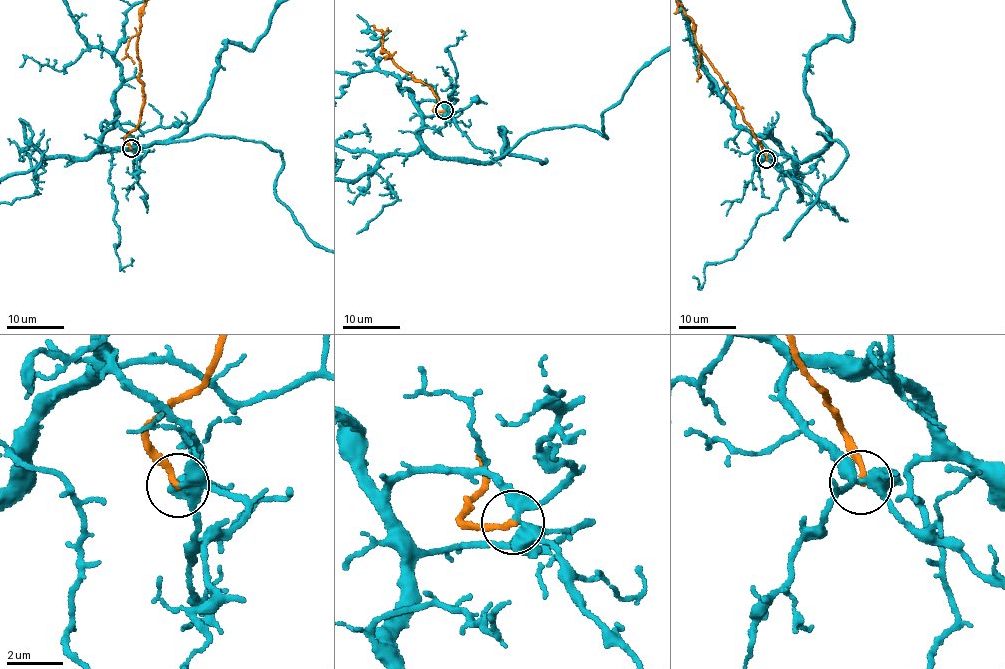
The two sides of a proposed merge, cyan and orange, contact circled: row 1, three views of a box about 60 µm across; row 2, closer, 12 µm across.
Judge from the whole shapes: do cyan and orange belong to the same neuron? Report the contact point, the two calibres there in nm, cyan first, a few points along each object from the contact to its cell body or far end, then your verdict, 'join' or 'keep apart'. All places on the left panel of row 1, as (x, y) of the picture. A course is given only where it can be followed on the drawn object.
at (131, 148); 320 nm thick on the cyan side, 200 nm on the other; cyan runs (131, 149), (116, 122), (100, 143), (265, 142), (283, 159), (275, 198), (332, 252); orange runs (130, 149), (126, 137), (138, 124), (144, 97), (136, 46), (141, 7); keep apart

